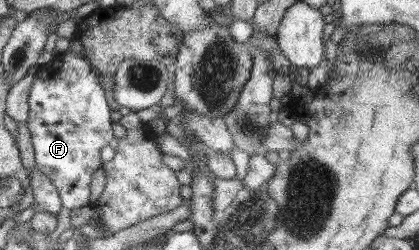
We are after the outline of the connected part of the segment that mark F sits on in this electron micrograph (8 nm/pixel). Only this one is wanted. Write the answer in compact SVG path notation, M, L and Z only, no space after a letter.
M72 47L62 55L56 57L53 63L38 69L36 80L28 93L30 138L35 149L36 166L52 180L60 194L61 204L70 210L83 208L91 204L90 185L92 174L102 167L100 149L109 145L114 139L112 131L111 107L108 103L106 91L100 85L98 73L86 61L84 55Z

